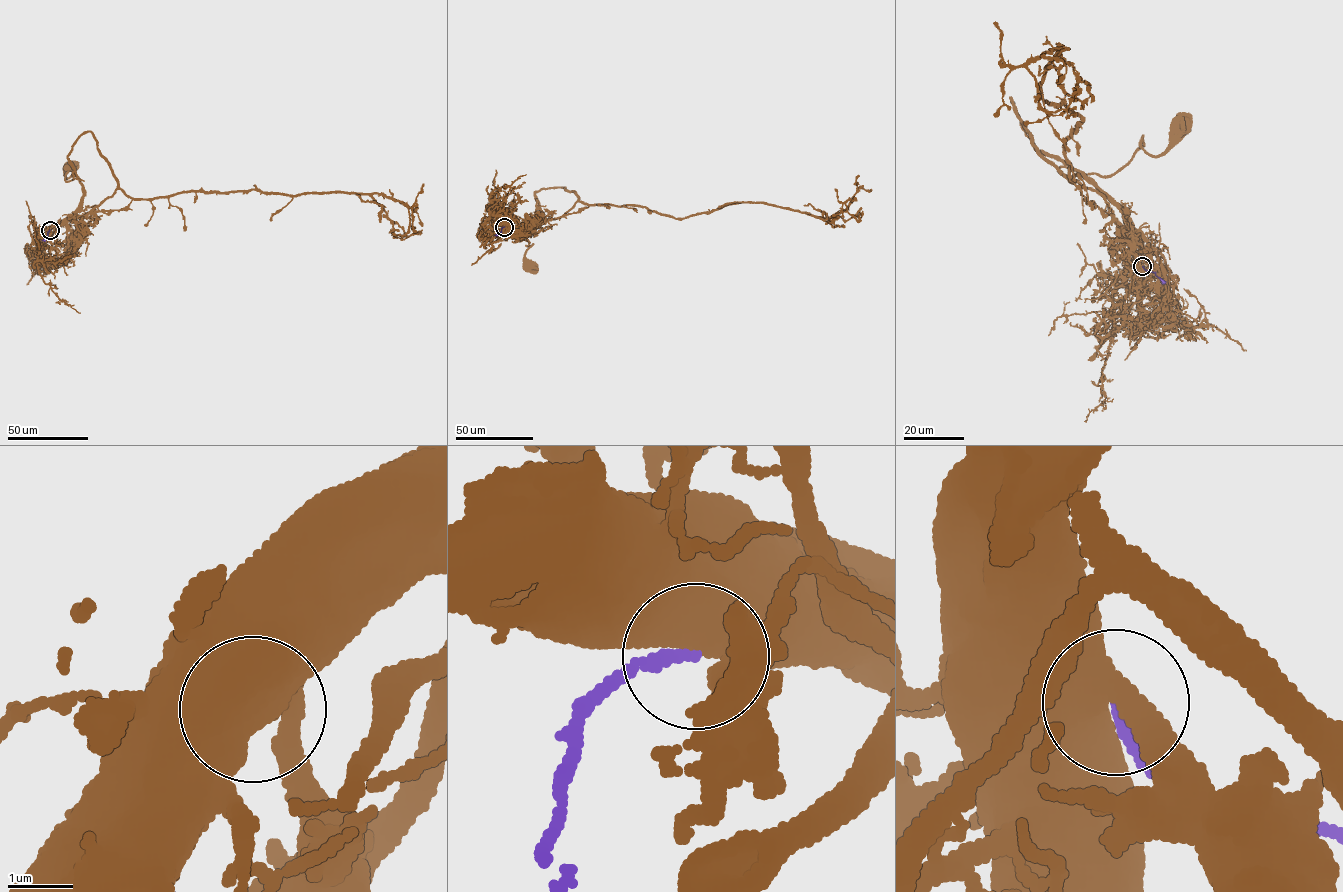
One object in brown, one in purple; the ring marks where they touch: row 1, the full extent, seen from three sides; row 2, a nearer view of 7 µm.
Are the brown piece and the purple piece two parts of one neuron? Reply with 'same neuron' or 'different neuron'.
different neuron

